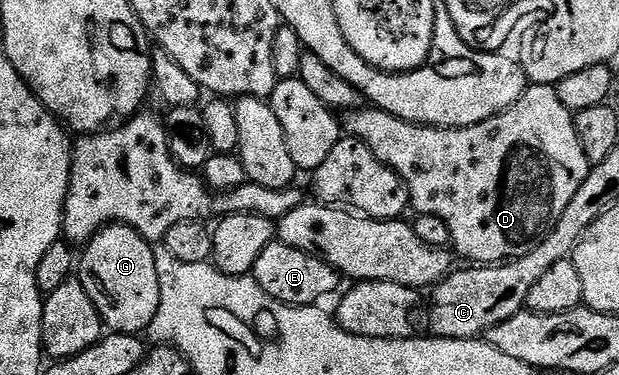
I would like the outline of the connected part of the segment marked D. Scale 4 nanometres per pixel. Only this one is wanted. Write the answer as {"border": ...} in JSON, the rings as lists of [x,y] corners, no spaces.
{"border":[[[528,84],[527,88],[523,90],[523,94],[505,112],[499,113],[496,117],[485,119],[476,125],[461,127],[460,129],[437,129],[430,125],[414,125],[389,115],[384,109],[374,107],[344,112],[341,117],[341,129],[346,136],[356,137],[358,141],[365,143],[365,147],[369,147],[369,151],[373,151],[373,155],[378,161],[393,170],[403,180],[403,185],[407,189],[410,208],[415,209],[416,214],[437,215],[437,219],[441,219],[441,223],[445,223],[445,227],[449,229],[449,235],[451,236],[450,248],[456,254],[459,252],[467,260],[464,262],[478,263],[483,267],[496,263],[506,263],[516,257],[525,255],[529,251],[533,251],[533,247],[537,247],[537,243],[544,241],[551,228],[557,223],[557,219],[561,219],[565,207],[569,207],[569,199],[573,199],[573,195],[577,195],[577,187],[581,187],[581,183],[585,183],[592,167],[592,162],[587,160],[585,151],[581,151],[581,139],[577,139],[574,116],[567,110],[565,103],[561,103],[561,99],[557,99],[557,91],[554,85]]]}

